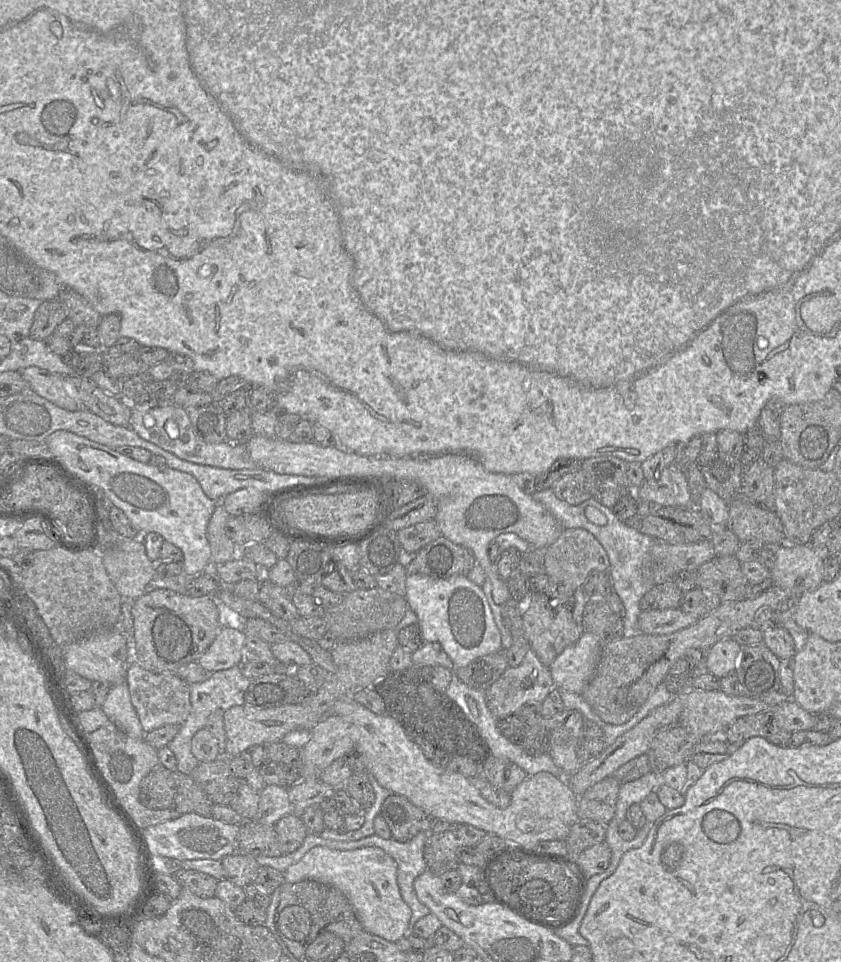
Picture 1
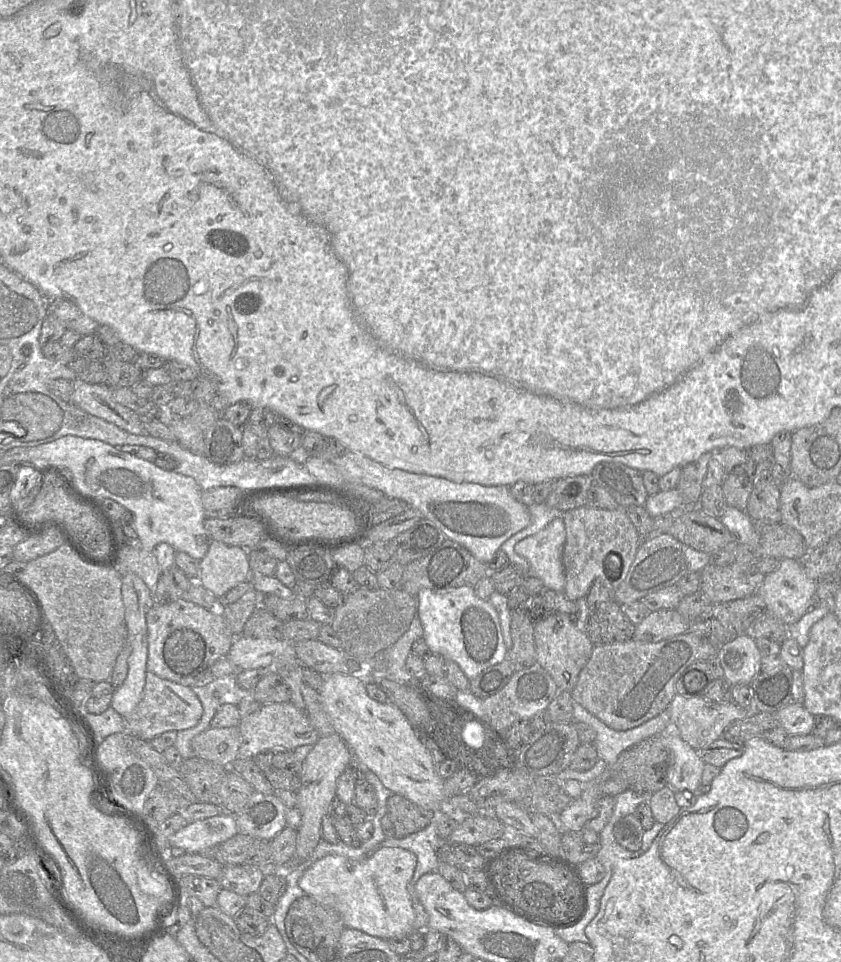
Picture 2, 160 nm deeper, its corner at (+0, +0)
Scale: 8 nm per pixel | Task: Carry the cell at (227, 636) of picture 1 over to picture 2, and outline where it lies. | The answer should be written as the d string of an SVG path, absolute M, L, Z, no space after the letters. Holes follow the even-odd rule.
M236 636L226 658L240 671L270 667L278 656L295 656L297 659L294 644L284 639Z

